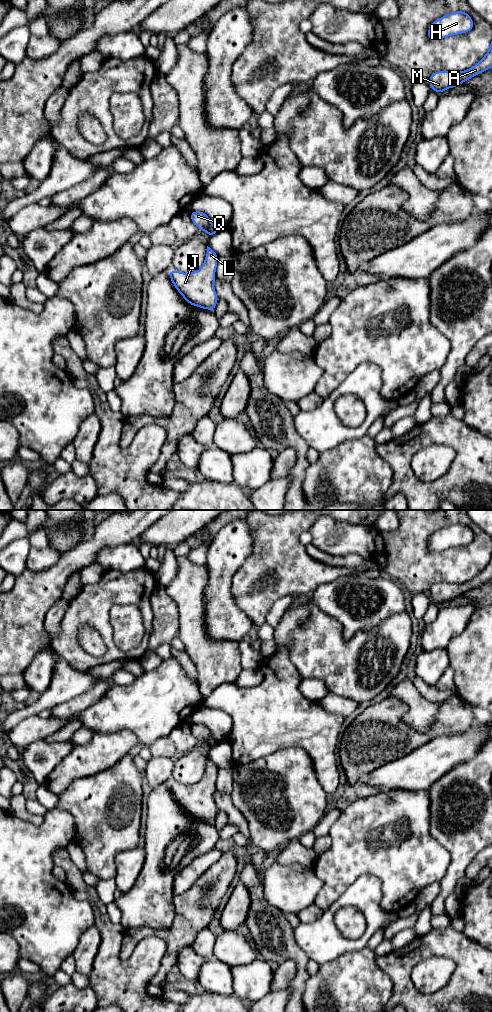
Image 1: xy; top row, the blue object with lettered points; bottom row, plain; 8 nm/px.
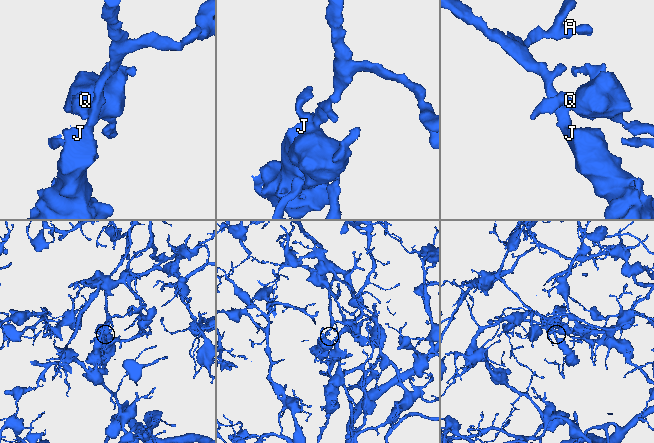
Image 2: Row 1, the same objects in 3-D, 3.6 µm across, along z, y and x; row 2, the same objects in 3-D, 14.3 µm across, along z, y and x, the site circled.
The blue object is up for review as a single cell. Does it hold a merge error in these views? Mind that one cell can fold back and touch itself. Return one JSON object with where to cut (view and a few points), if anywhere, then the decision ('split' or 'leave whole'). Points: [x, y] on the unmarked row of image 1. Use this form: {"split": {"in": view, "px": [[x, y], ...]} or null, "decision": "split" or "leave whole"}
{"split": {"in": "xy", "px": [[213, 737], [206, 743]]}, "decision": "split"}

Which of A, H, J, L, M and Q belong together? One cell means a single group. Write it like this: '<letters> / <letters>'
A H J L M / Q

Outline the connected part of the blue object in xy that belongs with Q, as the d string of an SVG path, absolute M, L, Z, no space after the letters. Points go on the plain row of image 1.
M194 723L190 724L191 732L198 739L199 742L208 743L214 737L211 731L204 724Z

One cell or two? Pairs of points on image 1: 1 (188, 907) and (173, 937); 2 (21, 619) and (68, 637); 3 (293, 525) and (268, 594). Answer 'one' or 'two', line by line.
1: one
2: two
3: one

